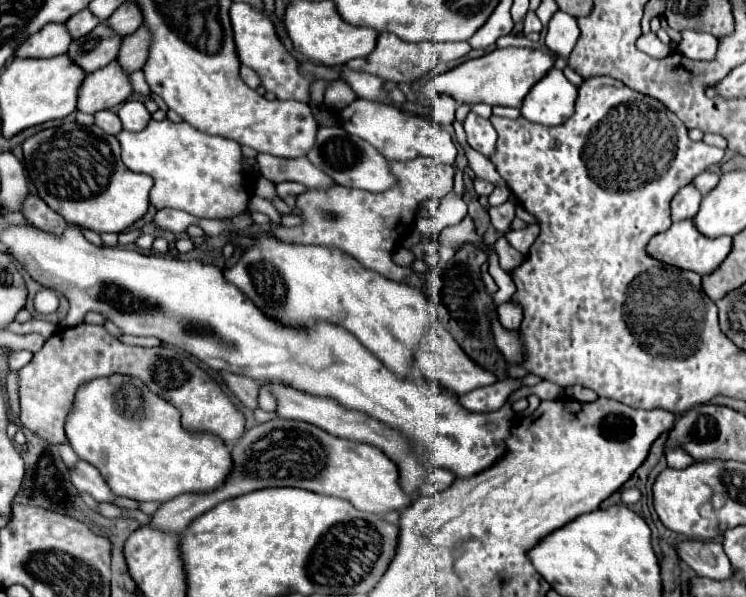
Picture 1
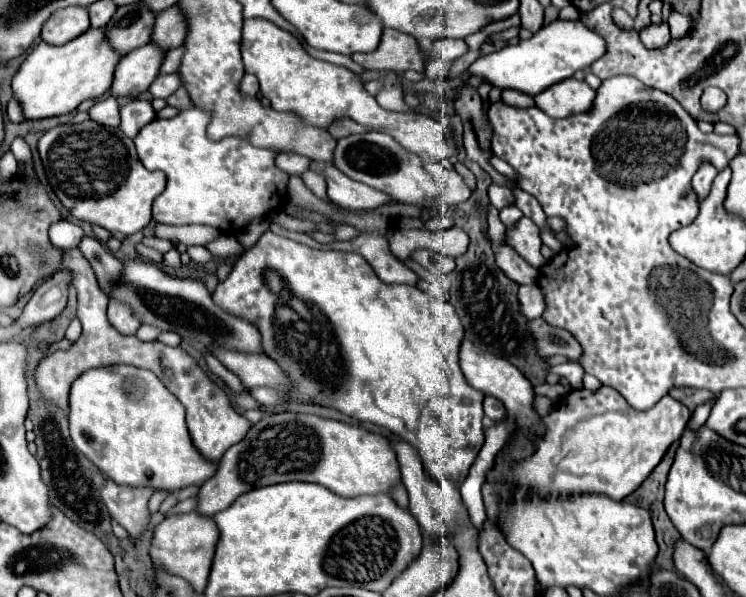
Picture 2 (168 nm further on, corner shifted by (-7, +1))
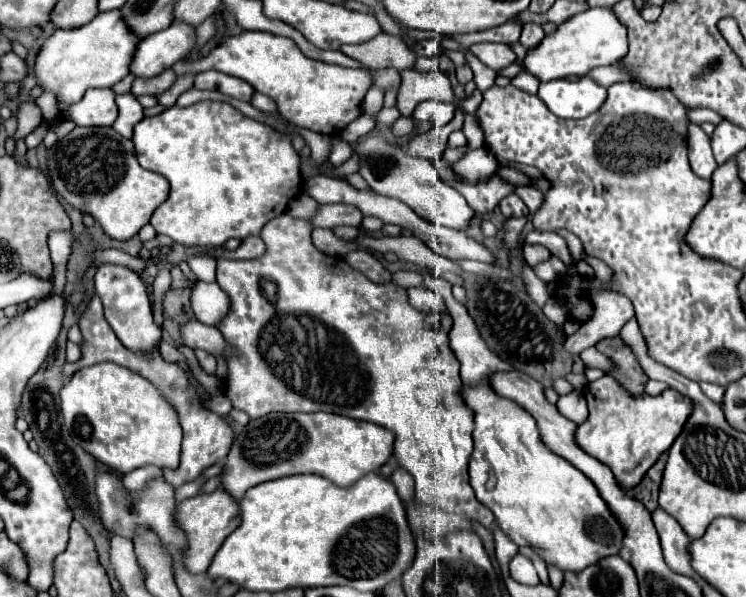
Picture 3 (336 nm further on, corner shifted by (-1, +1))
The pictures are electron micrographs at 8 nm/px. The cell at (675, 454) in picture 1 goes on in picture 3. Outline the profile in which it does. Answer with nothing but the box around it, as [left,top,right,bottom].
[700,383,724,403]

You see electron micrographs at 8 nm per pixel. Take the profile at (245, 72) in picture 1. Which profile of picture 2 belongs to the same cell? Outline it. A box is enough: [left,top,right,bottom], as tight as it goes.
[238,75,258,97]

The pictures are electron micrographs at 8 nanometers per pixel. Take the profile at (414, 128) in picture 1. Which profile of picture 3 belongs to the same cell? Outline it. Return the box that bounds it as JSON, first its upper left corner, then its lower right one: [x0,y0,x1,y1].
[172,31,370,135]

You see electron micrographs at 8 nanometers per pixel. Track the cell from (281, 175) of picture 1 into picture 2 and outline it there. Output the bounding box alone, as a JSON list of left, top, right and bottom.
[310,161,394,211]

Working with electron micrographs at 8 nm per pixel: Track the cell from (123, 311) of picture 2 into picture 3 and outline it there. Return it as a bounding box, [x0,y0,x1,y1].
[94,264,162,351]

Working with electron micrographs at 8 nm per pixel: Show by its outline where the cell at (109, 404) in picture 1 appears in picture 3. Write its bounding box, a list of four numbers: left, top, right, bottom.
[60,363,180,475]

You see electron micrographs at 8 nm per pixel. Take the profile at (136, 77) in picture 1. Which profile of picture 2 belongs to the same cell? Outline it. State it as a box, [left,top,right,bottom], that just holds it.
[159,45,185,74]

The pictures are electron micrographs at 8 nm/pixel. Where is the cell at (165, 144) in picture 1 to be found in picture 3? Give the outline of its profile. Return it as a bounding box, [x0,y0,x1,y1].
[132,101,302,247]

